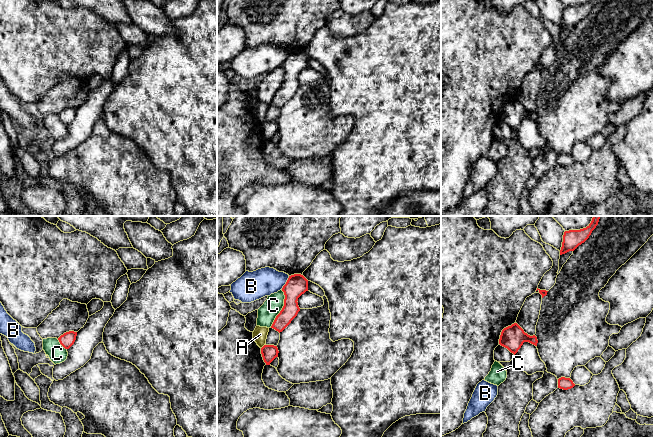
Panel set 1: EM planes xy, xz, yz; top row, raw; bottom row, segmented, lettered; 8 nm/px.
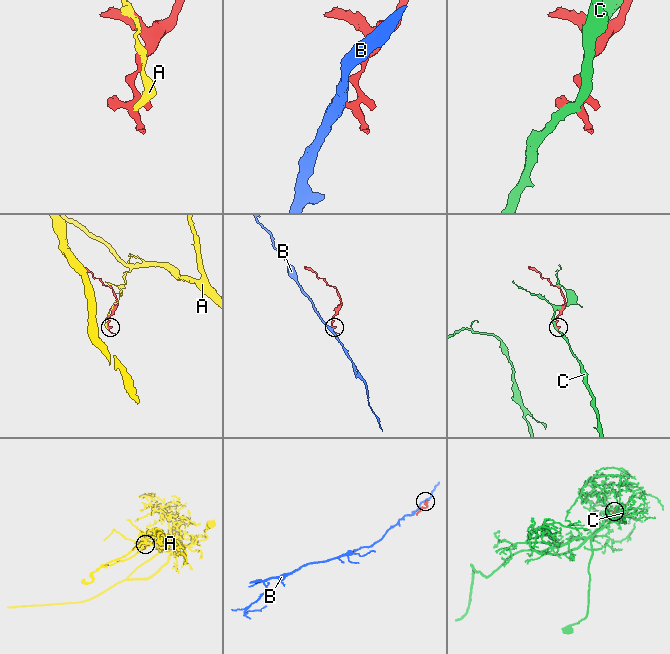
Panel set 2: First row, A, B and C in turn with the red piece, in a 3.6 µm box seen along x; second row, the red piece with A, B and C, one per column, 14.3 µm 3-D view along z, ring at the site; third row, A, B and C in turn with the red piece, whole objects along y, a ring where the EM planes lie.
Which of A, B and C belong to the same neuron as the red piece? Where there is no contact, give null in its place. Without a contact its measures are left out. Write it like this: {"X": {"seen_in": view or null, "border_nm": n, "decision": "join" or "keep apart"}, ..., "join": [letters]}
{"A": {"seen_in": "xz", "border_nm": 50, "decision": "keep apart"}, "B": {"seen_in": "xz", "border_nm": 130, "decision": "keep apart"}, "C": {"seen_in": "xz", "border_nm": 320, "decision": "keep apart"}, "join": []}

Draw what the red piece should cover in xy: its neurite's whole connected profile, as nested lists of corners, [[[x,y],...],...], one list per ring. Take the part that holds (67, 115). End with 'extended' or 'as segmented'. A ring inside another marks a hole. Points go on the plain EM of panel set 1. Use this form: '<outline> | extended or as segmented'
[[[69,107],[61,111],[58,116],[65,125],[69,125],[74,120],[76,112],[77,108]]] | as segmented

